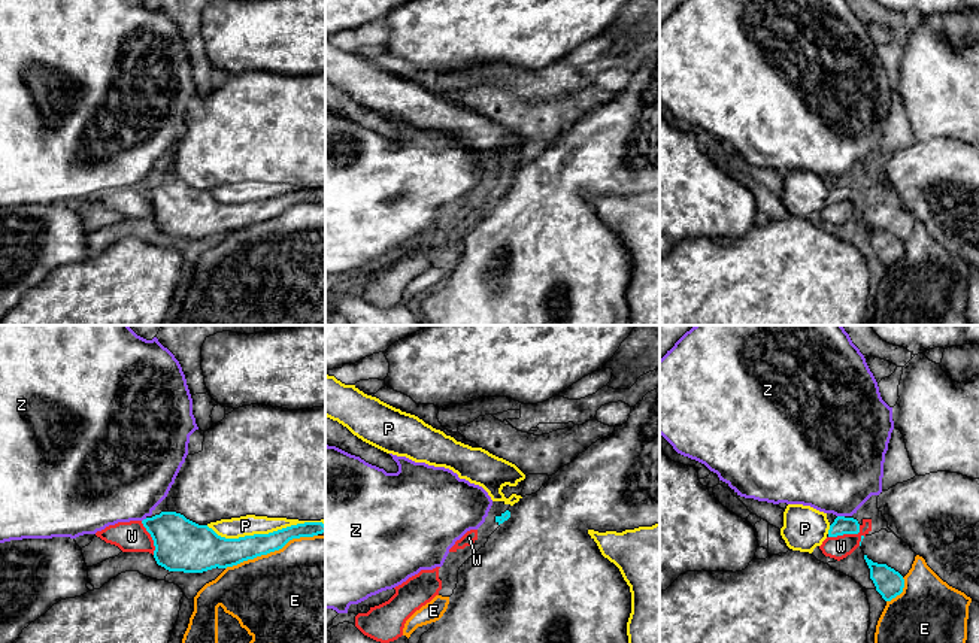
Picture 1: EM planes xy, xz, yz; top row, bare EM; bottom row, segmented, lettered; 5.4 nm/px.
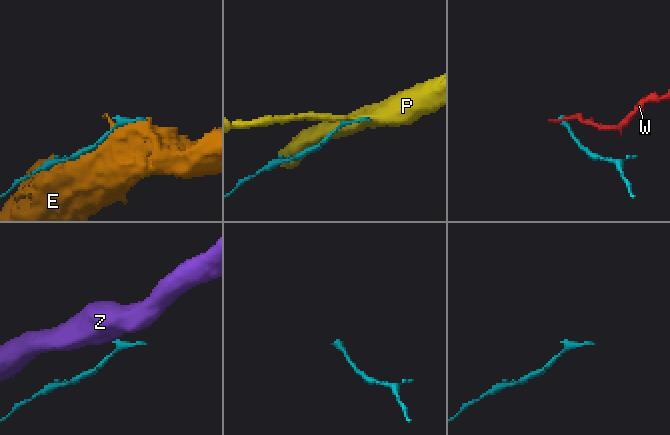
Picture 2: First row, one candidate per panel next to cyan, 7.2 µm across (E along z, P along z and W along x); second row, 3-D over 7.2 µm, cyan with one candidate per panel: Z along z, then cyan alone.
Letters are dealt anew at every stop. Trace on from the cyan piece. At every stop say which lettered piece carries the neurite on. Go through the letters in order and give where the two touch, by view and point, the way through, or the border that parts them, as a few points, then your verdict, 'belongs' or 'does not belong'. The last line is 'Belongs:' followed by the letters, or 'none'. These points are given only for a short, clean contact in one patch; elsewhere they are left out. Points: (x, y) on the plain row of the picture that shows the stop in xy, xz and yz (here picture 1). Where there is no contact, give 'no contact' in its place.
E: contact xy (270, 217); does not belong
P: contact xy (264, 200); does not belong
W: contact yz (846, 199); does not belong
Z: contact yz (840, 182); border yz (837, 181), (843, 182); does not belong
Belongs: none

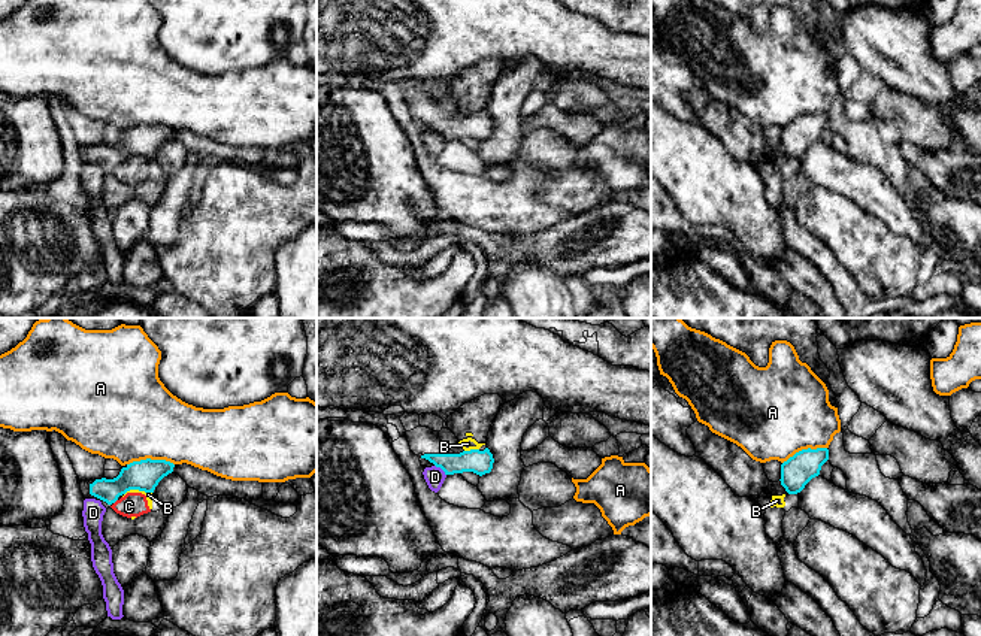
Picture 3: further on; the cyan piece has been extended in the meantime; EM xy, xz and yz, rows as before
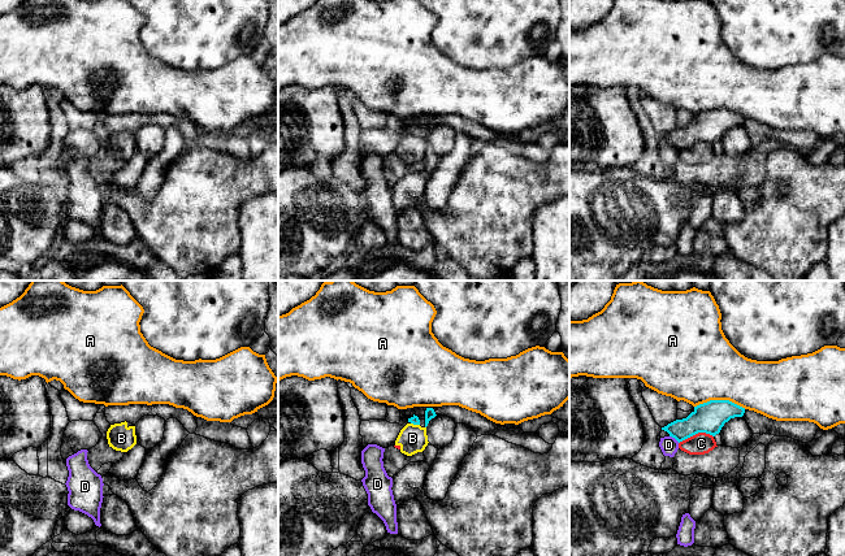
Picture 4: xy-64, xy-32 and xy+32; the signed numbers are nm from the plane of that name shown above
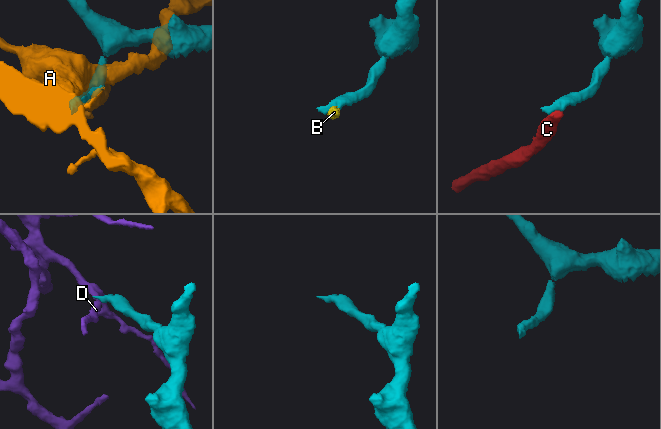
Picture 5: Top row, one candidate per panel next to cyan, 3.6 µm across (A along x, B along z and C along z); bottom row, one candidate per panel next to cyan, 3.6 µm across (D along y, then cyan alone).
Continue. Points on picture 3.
A: contact xy (150, 124); does not belong
B: contact xy (138, 154); border xy (151, 157), (129, 156), (124, 160); does not belong
C: contact xy (115, 166); border xy (117, 164), (114, 169); does not belong
D: contact xz (441, 133); border xz (435, 130), (445, 141); does not belong
Belongs: none

